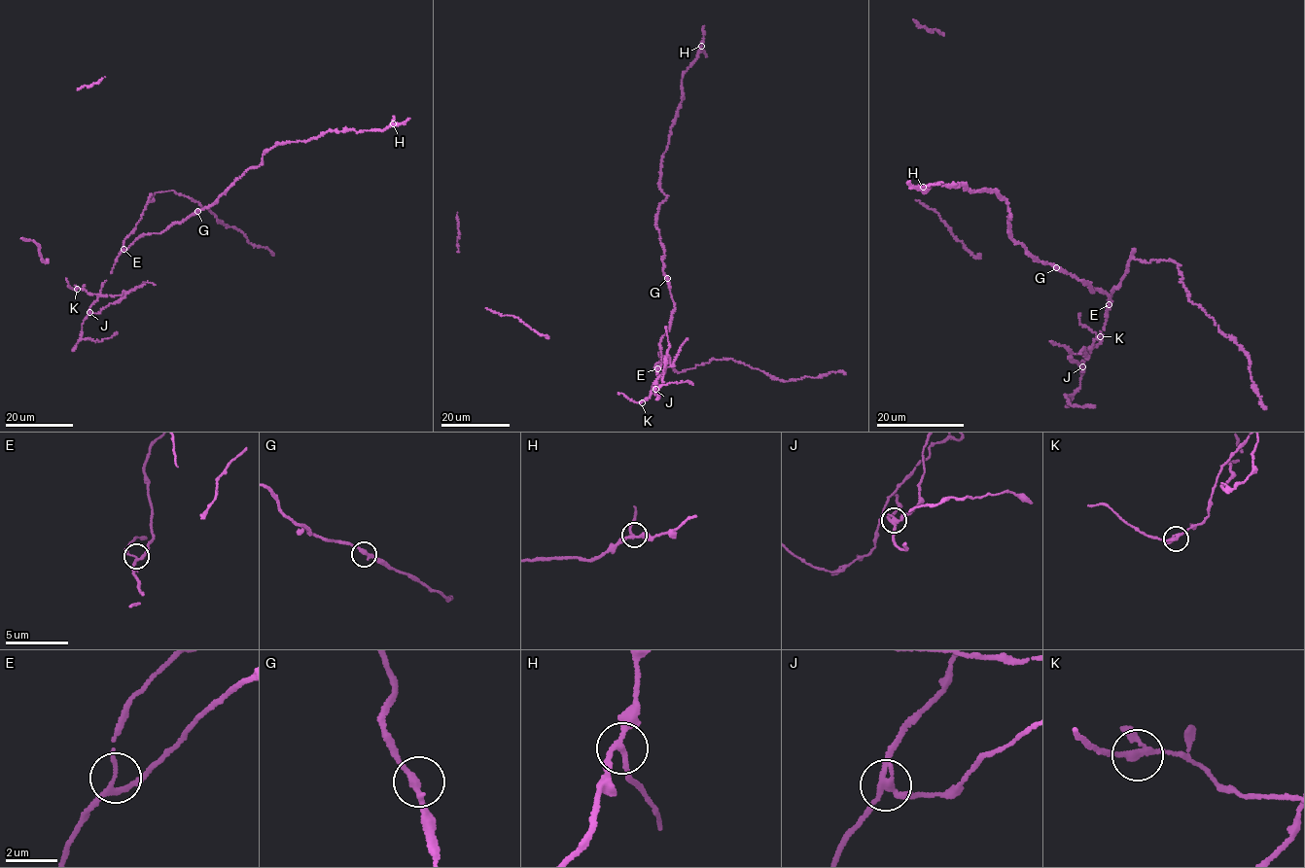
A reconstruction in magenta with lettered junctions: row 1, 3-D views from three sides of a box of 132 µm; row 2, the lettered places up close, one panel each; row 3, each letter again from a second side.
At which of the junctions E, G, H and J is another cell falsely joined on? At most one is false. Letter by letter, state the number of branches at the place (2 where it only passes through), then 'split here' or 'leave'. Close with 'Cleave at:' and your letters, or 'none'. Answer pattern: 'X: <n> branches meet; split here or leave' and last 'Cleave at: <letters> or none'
E: 3 branches meet; leave
G: 2 branches meet; leave
H: 3 branches meet; leave
J: 3 branches meet; split here
Cleave at: J

